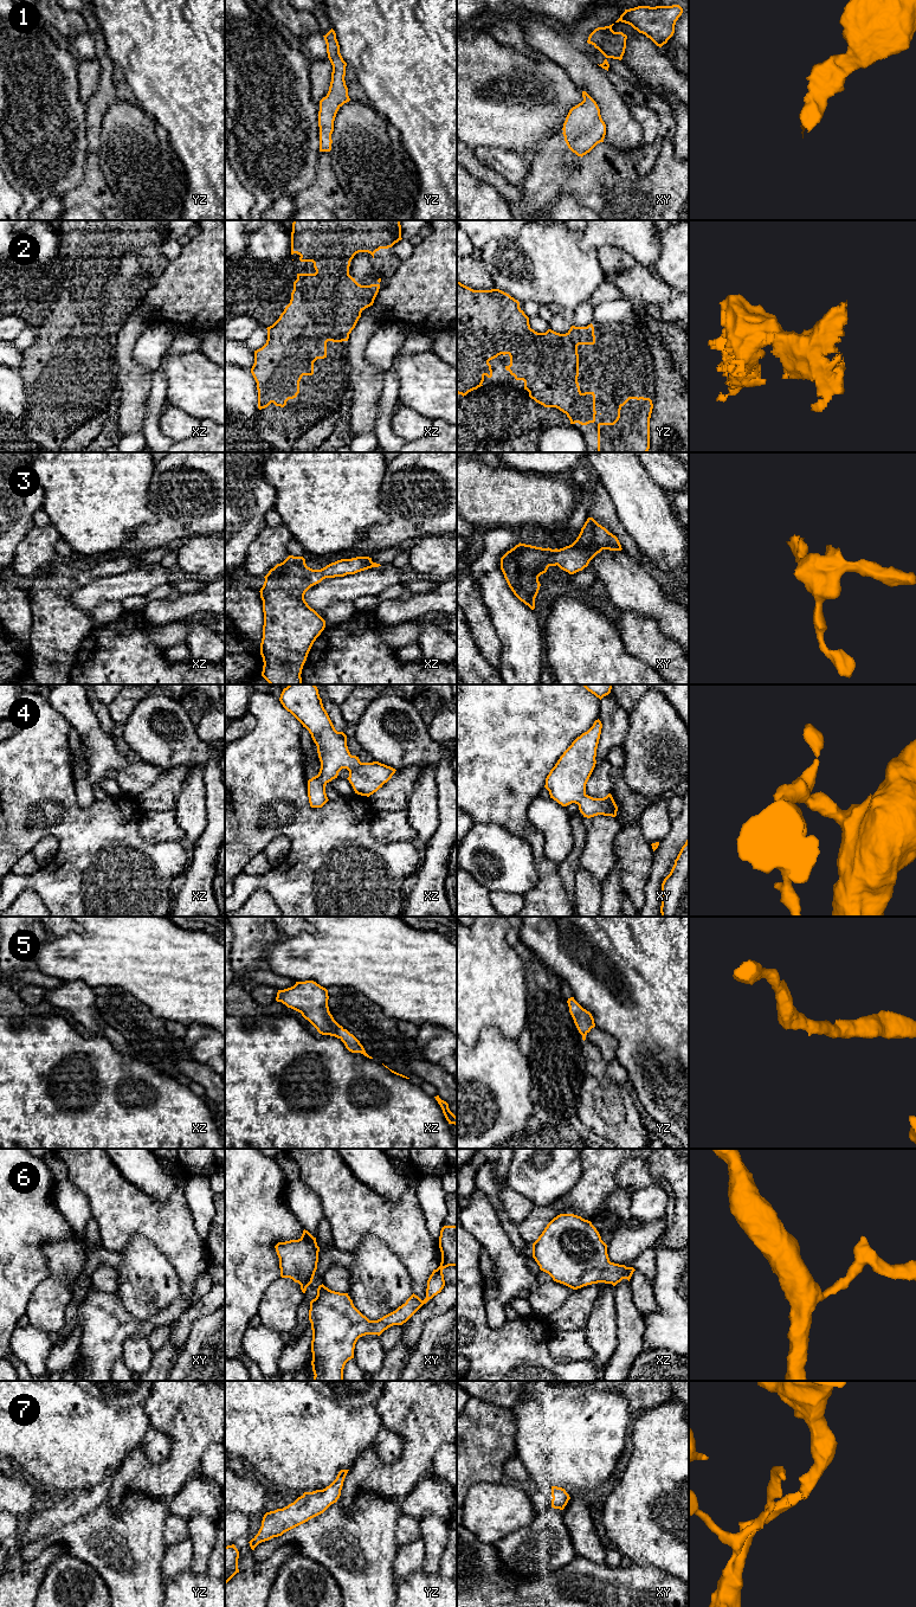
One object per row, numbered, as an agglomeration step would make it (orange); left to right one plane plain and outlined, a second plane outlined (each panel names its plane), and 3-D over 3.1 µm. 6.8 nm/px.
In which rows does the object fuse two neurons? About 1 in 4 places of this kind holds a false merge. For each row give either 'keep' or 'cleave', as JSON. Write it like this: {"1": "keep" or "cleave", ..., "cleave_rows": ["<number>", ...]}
{"1": "keep", "2": "keep", "3": "keep", "4": "keep", "5": "keep", "6": "keep", "7": "keep", "cleave_rows": []}

